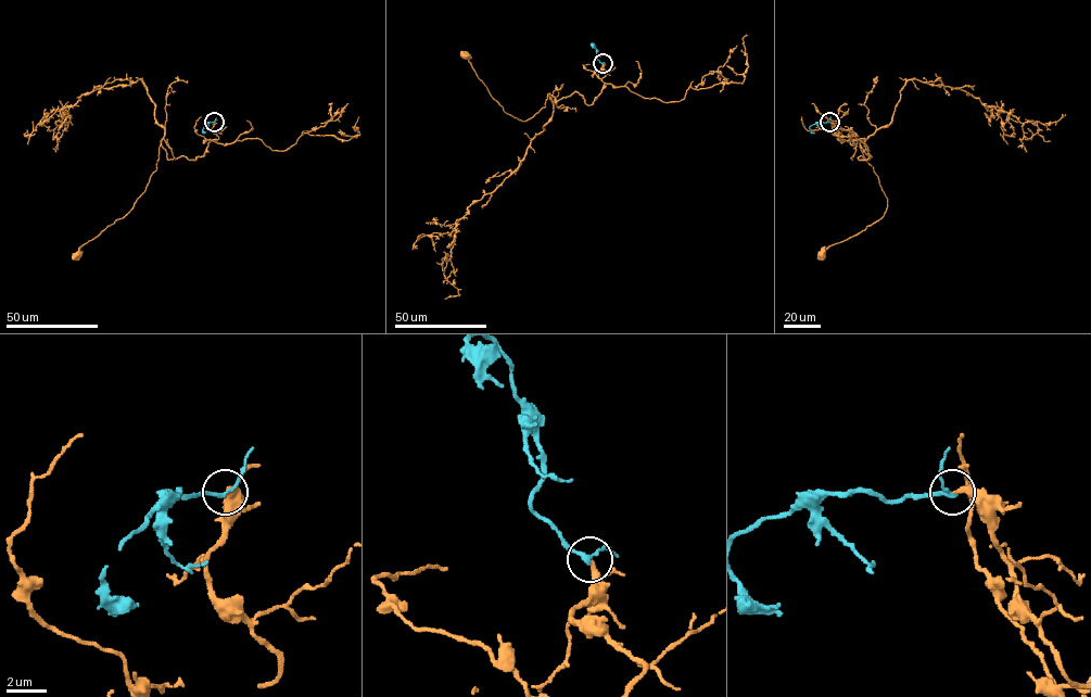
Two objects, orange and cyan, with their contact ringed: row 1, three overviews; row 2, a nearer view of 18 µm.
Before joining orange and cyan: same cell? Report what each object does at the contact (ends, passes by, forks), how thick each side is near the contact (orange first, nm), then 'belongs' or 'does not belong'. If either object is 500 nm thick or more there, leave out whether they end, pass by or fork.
orange passes by; cyan passes by; calibres 200 and 180 nm; belongs

